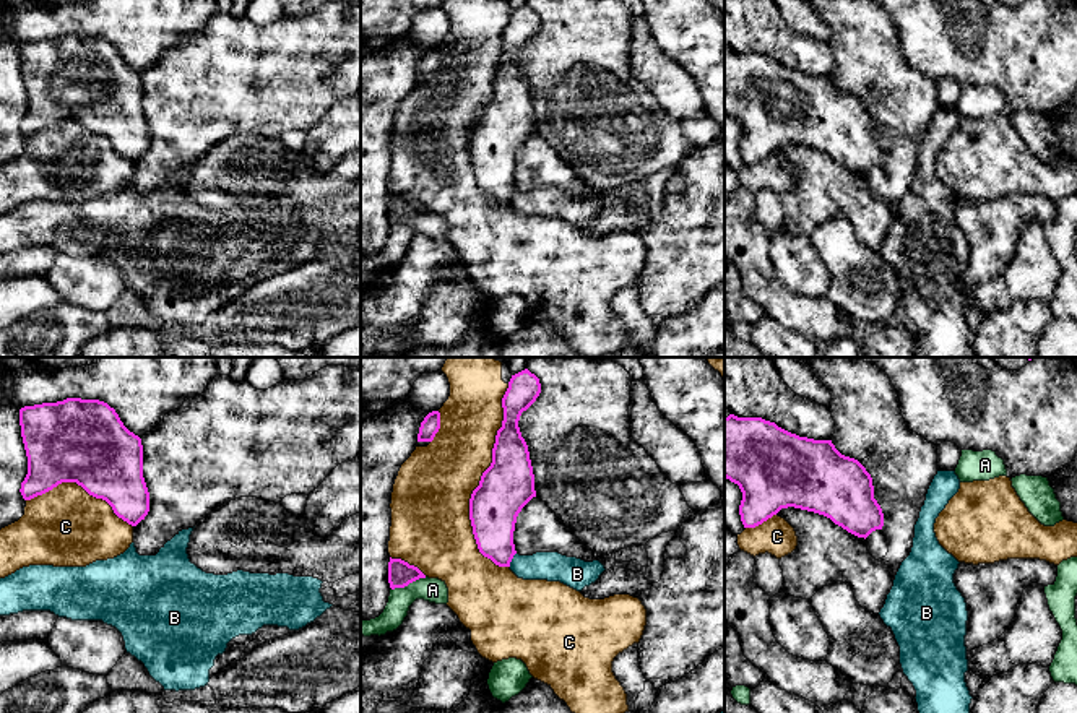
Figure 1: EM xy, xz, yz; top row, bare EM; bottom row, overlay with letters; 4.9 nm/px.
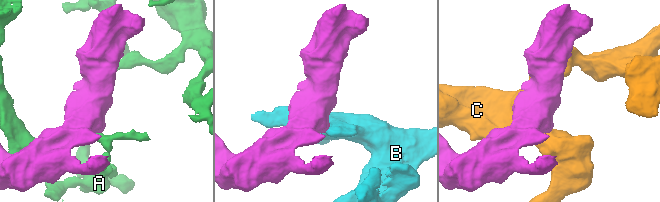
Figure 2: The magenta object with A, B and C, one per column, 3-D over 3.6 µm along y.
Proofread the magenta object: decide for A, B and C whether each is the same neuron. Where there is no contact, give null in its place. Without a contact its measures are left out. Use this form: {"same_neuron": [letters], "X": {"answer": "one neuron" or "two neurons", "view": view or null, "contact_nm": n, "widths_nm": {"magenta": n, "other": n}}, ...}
{"same_neuron": [], "A": {"answer": "two neurons", "view": "xz", "contact_nm": 190, "widths_nm": {"magenta": 130, "other": 120}}, "B": {"answer": "two neurons", "view": "xz", "contact_nm": 80, "widths_nm": {"magenta": 240, "other": 140}}, "C": {"answer": "two neurons", "view": "xz", "contact_nm": 900, "widths_nm": {"magenta": 260, "other": 380}}}

